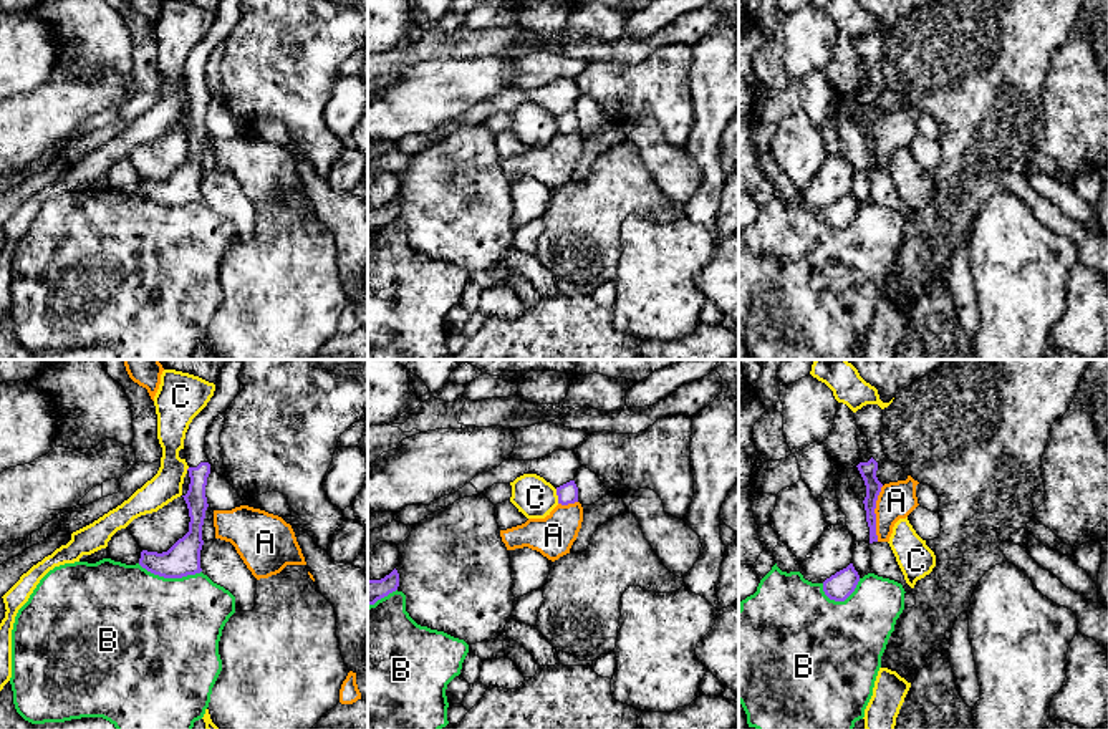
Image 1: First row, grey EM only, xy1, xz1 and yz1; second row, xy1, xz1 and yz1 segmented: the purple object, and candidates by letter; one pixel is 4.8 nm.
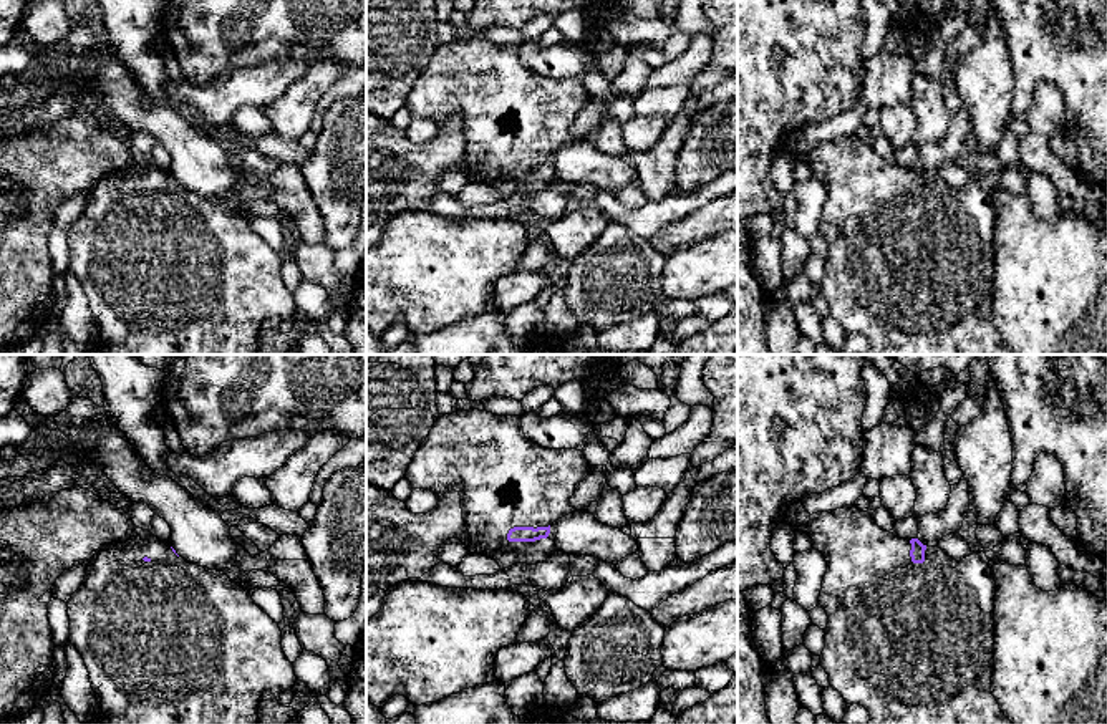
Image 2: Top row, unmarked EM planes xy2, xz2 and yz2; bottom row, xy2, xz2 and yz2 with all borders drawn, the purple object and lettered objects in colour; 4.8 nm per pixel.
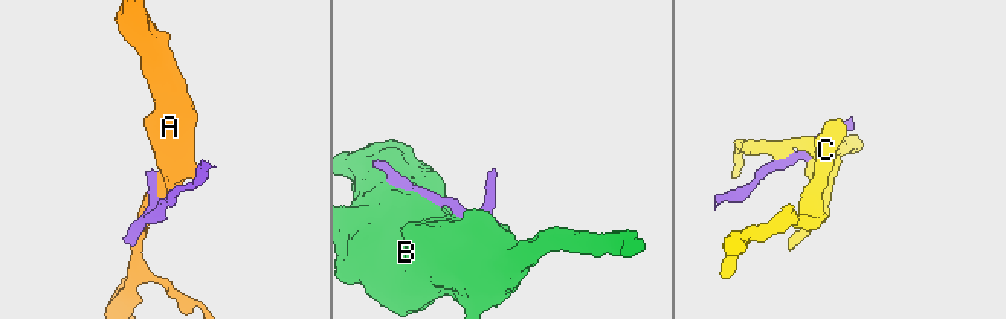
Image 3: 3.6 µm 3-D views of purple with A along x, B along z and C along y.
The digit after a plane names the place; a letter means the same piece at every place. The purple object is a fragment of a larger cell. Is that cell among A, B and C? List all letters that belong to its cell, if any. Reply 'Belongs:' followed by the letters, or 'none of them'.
Belongs: none of them

